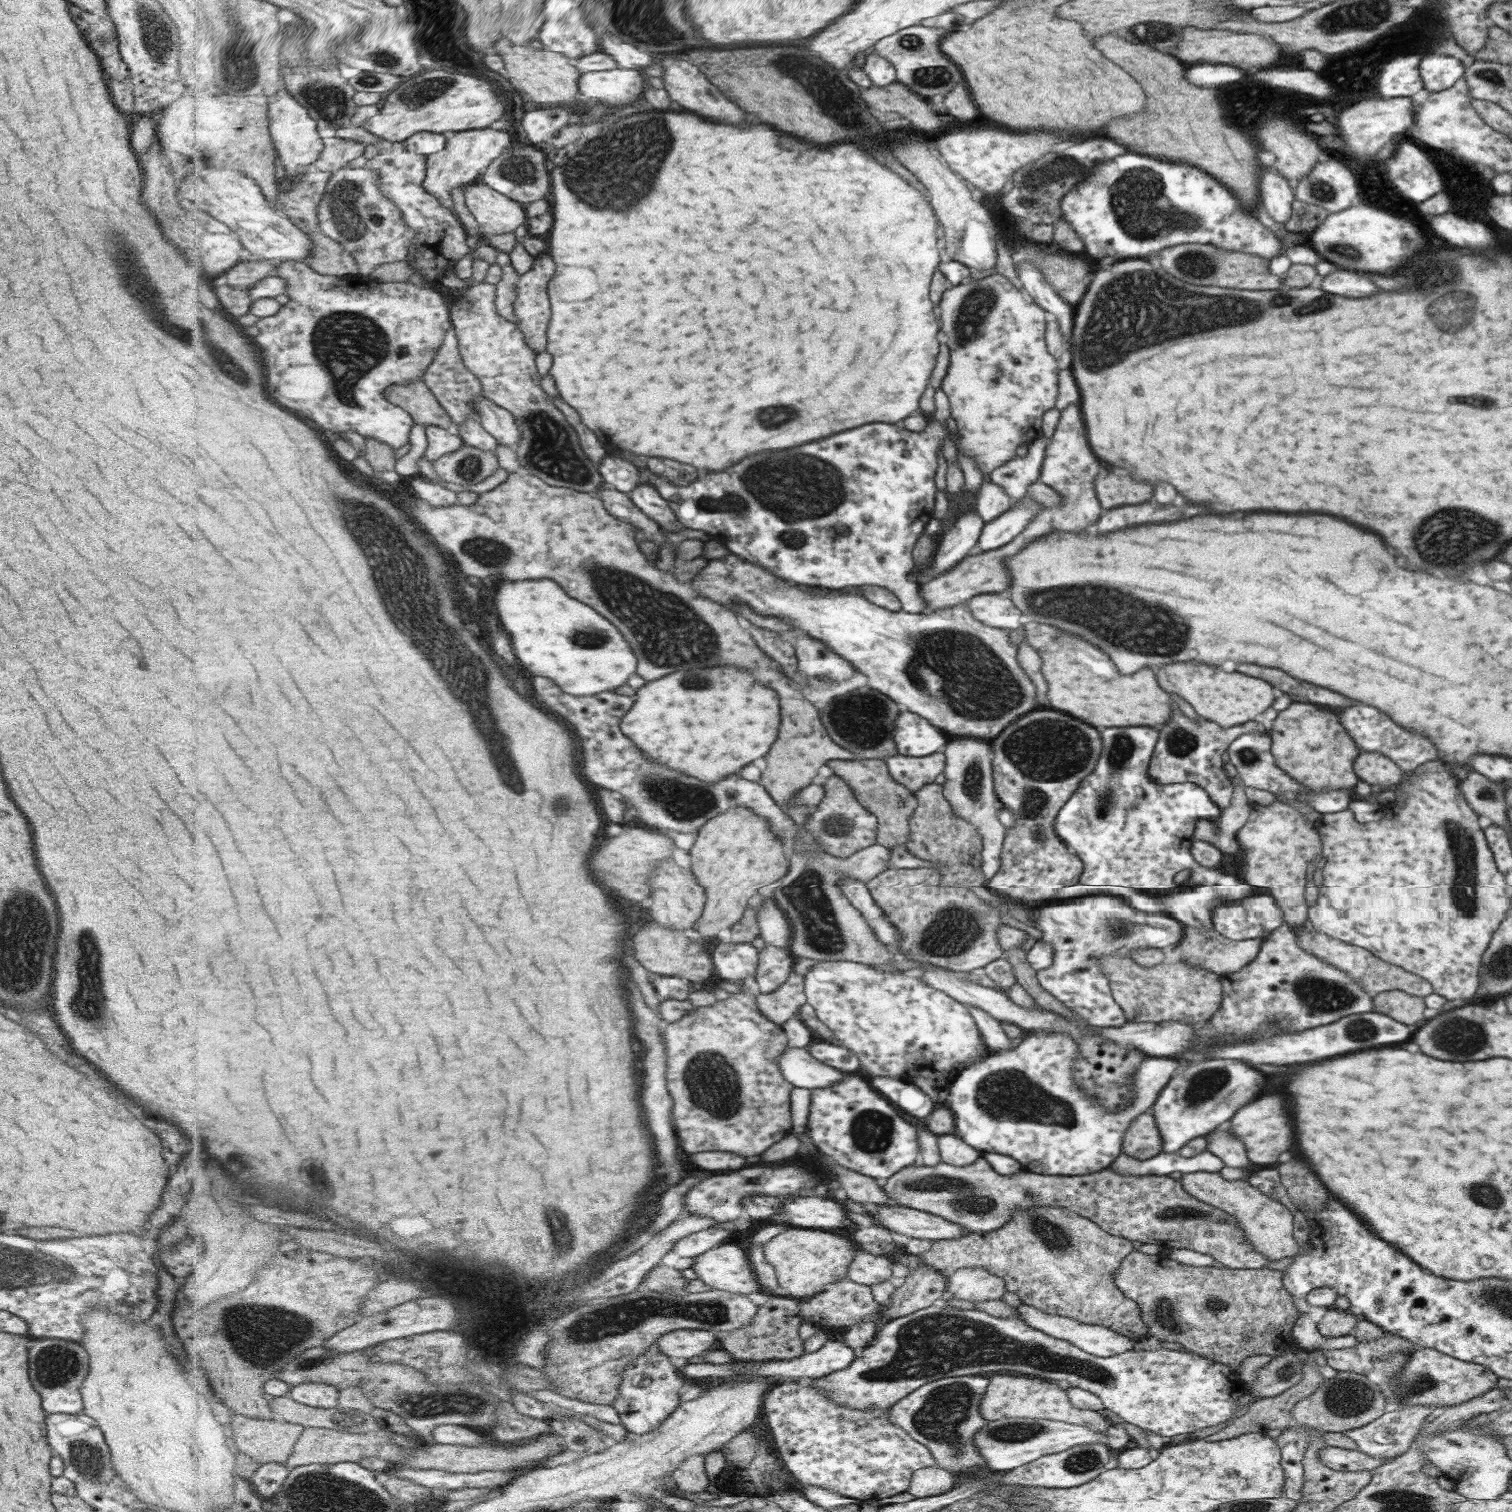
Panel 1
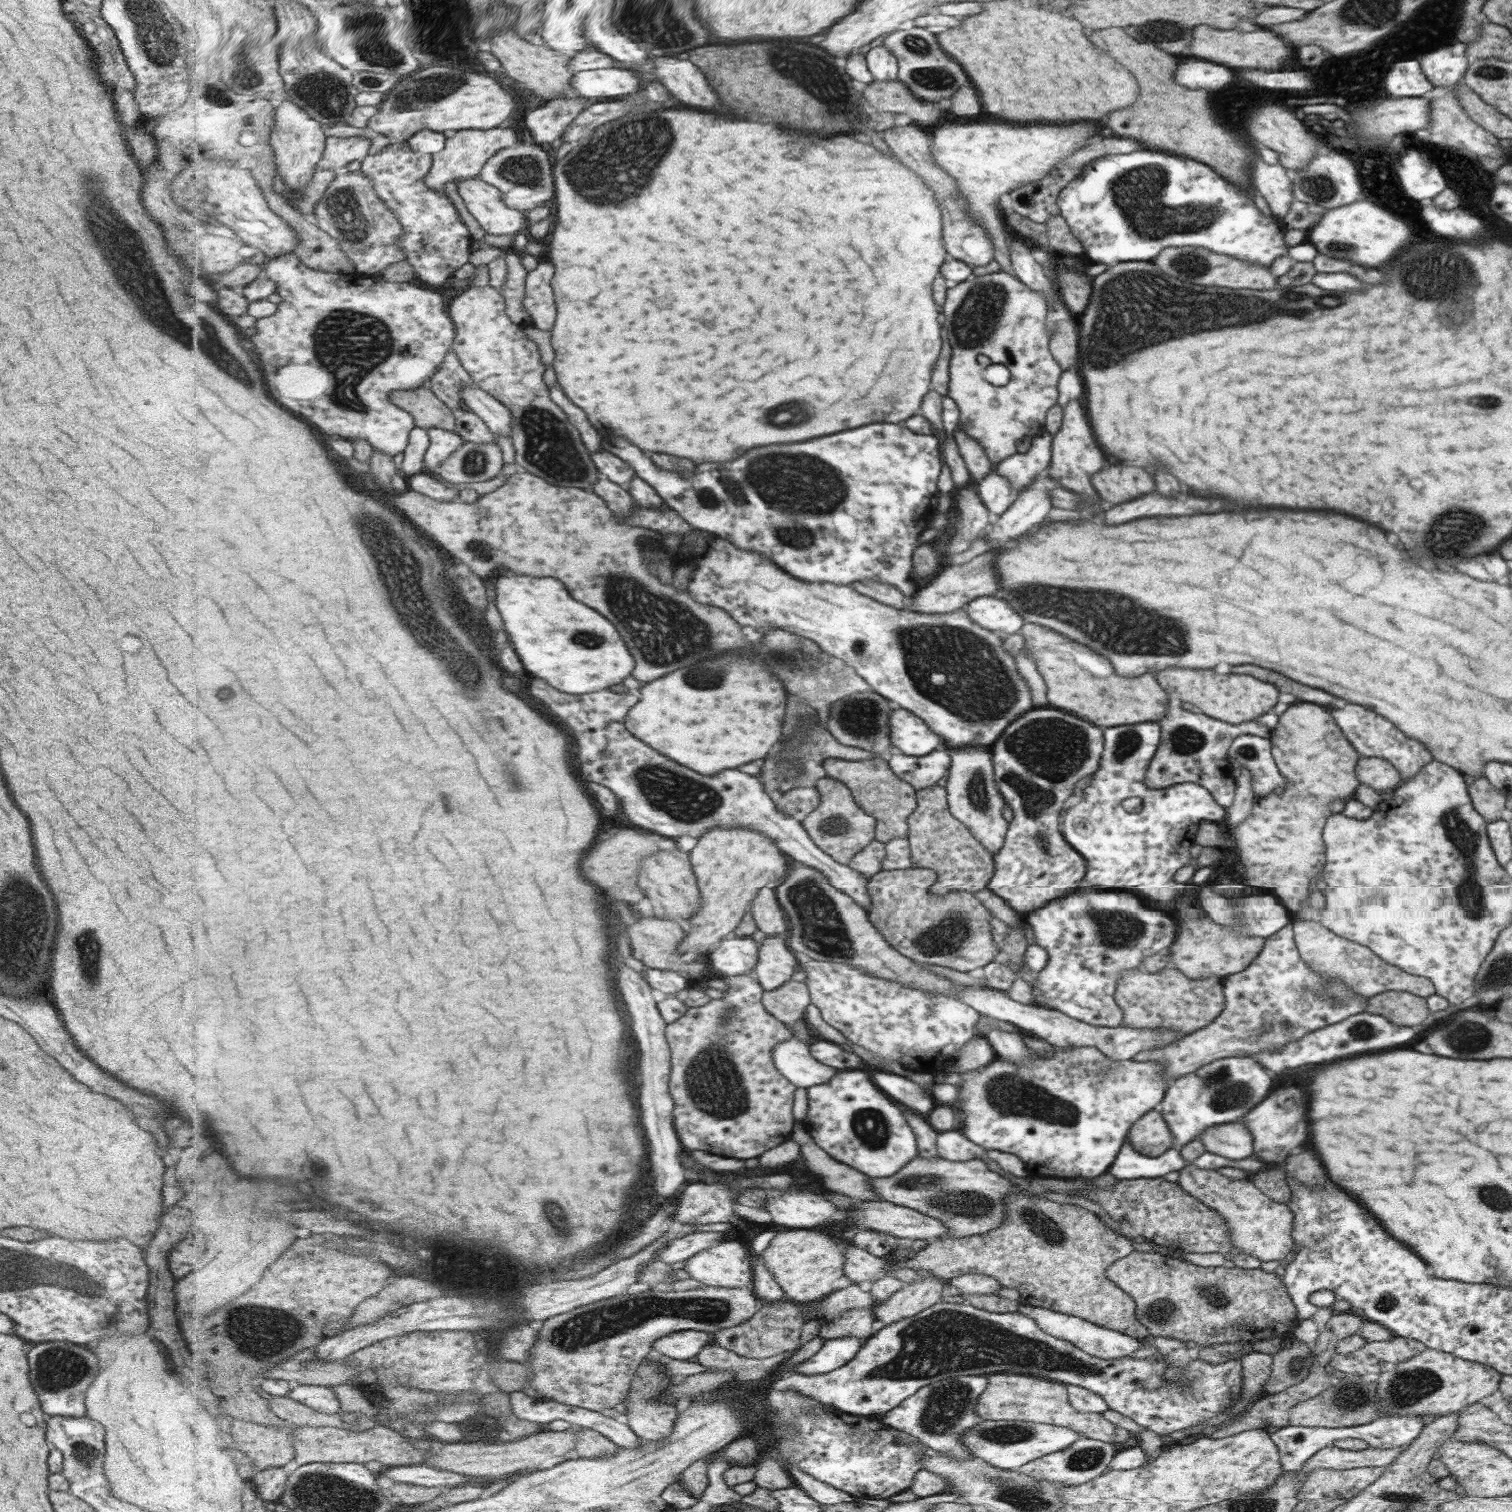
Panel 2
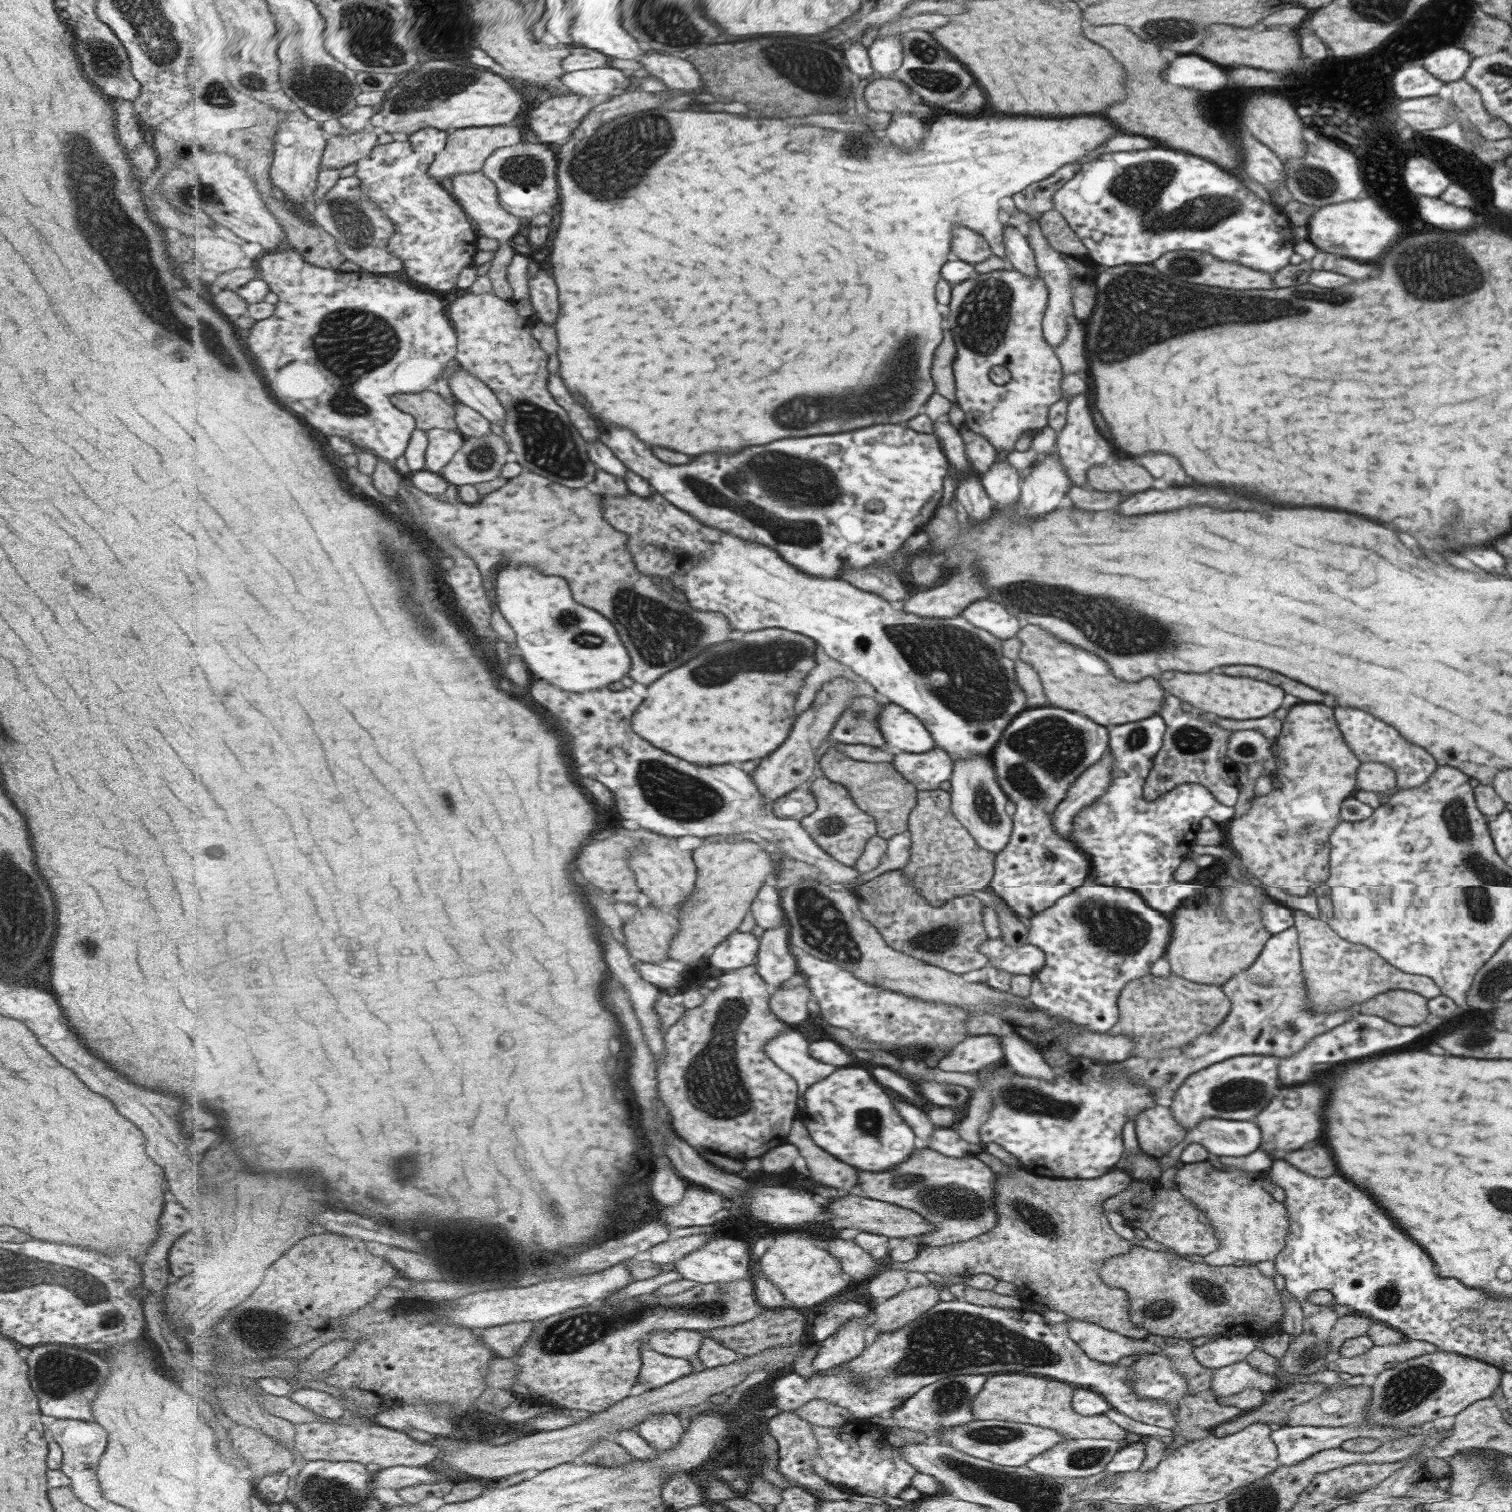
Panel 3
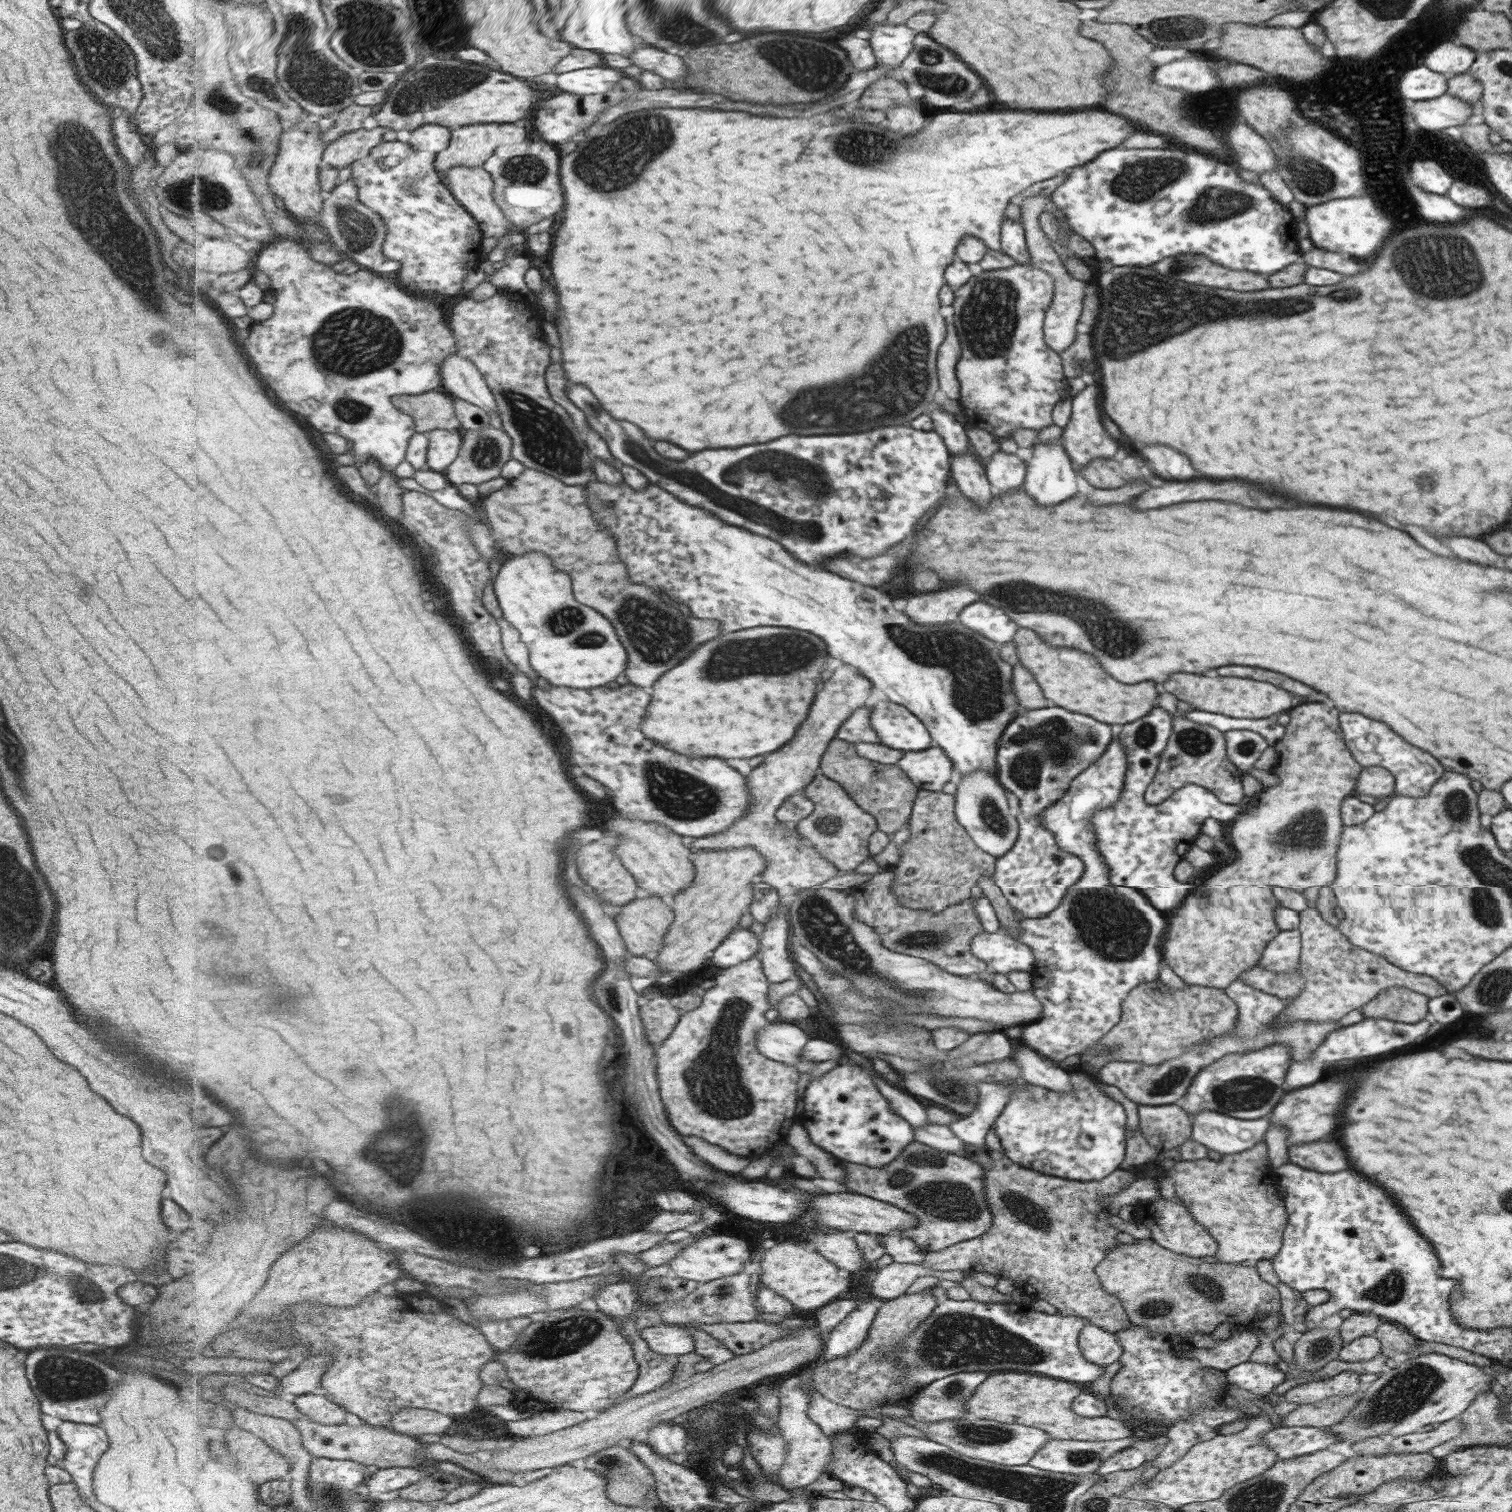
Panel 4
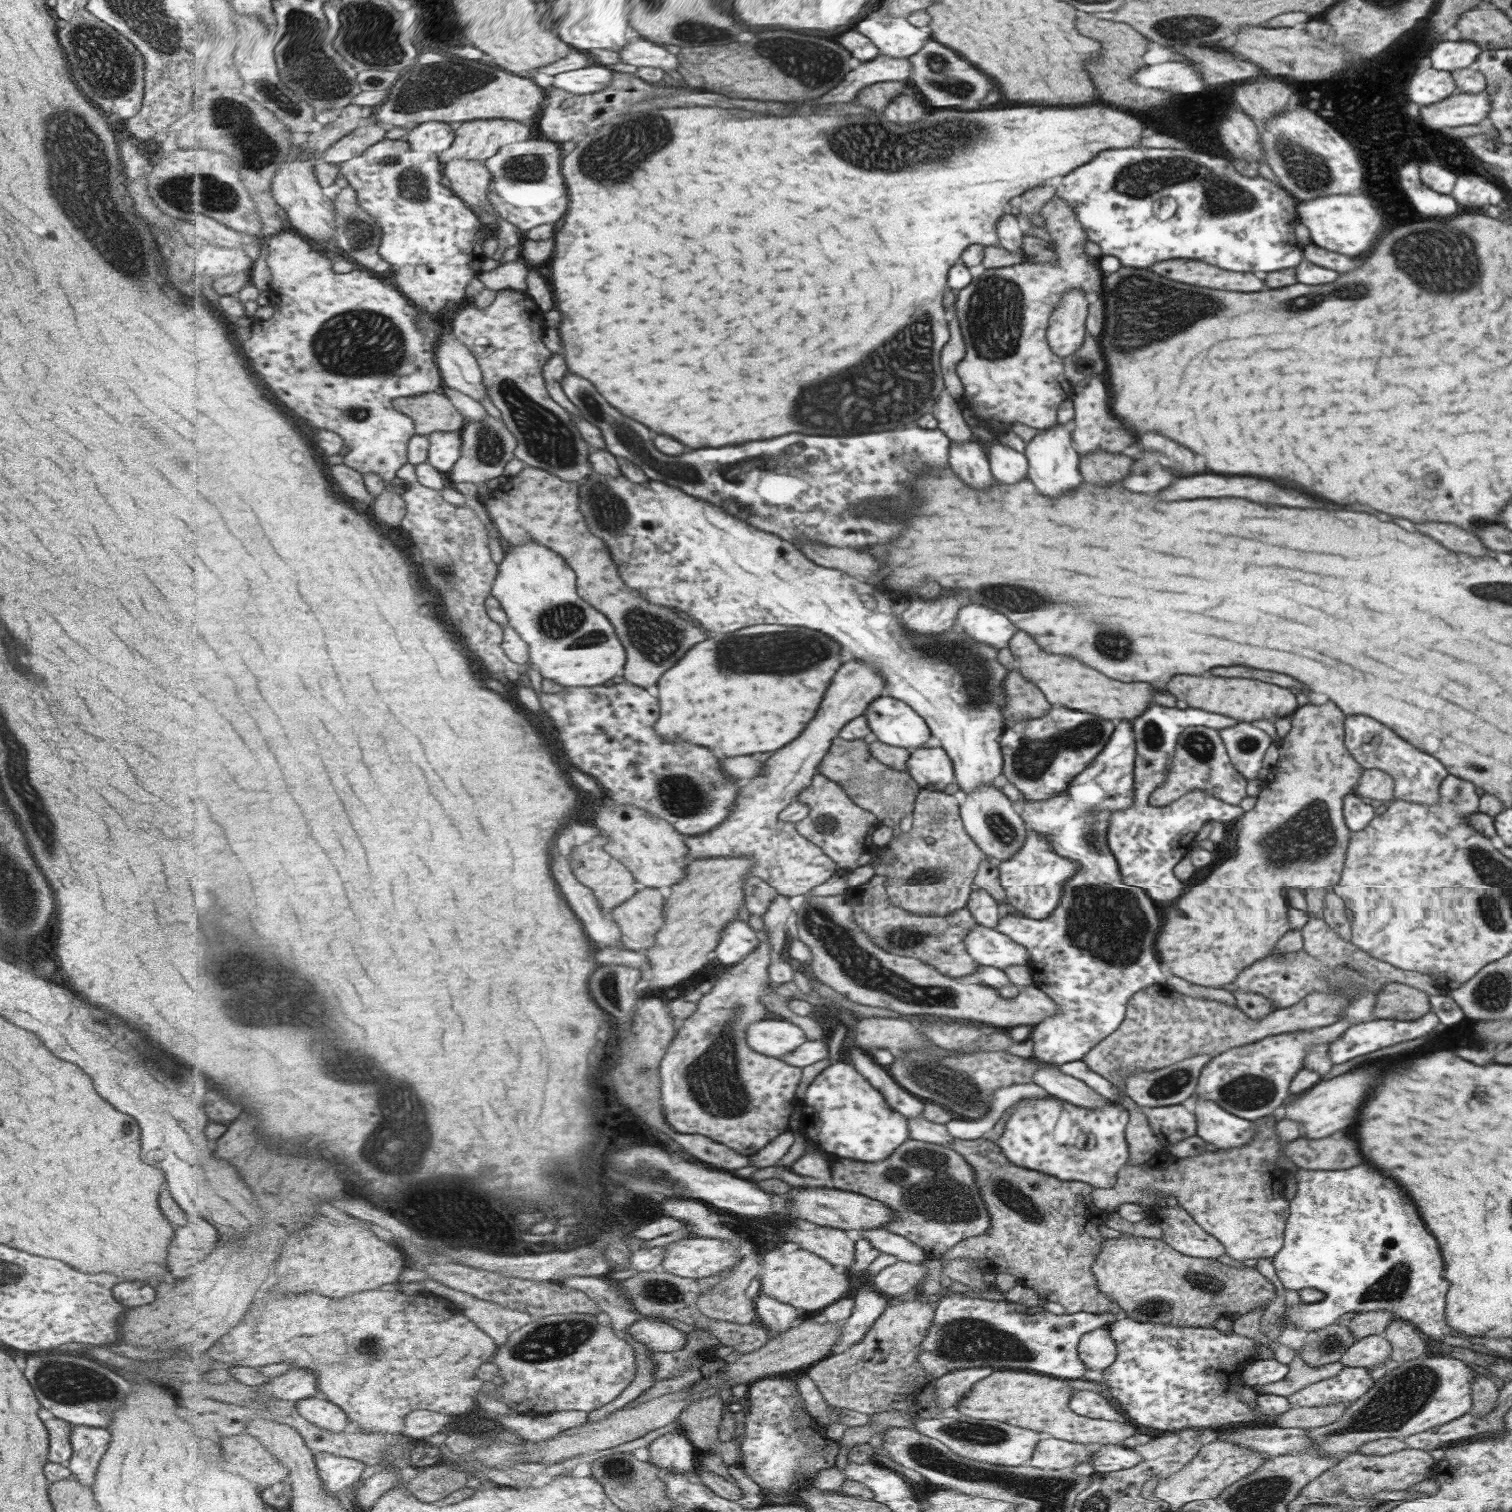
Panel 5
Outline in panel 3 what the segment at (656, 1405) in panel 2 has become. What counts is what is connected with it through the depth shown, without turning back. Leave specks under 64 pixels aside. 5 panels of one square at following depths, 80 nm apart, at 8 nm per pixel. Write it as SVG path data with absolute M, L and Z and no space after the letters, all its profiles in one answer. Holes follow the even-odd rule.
M652 1414L638 1426L639 1434L658 1450L671 1450L680 1445L686 1432L685 1421L678 1414Z

